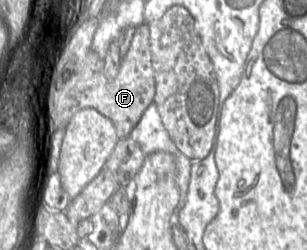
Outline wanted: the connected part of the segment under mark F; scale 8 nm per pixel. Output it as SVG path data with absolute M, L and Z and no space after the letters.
M143 23L136 28L130 47L126 55L121 58L117 76L113 80L108 80L104 75L104 59L93 50L88 51L80 65L80 70L65 83L55 99L53 110L50 110L51 135L54 129L66 128L72 116L79 110L94 108L112 121L118 139L129 137L145 109L154 103L156 92L148 24Z

